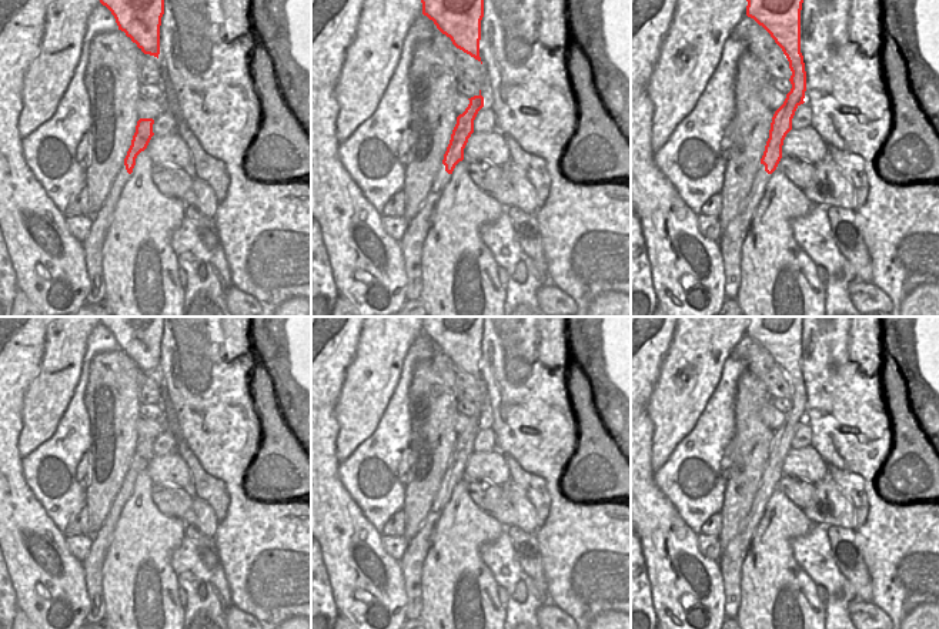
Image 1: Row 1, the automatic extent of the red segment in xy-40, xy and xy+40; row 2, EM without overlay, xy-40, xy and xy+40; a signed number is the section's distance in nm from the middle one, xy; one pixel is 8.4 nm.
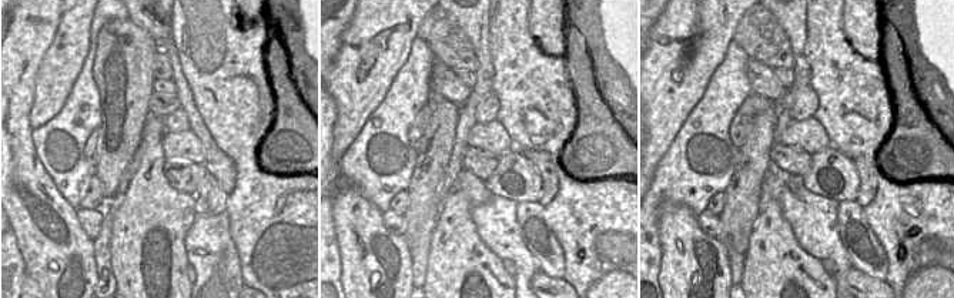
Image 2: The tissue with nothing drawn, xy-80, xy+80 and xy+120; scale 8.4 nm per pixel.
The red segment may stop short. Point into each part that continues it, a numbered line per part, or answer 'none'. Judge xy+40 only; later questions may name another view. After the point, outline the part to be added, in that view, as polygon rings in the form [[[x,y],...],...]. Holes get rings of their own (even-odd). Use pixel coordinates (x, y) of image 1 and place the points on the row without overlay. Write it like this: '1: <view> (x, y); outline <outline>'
1: xy+40 (731, 561); outline [[[759,484],[759,489],[753,498],[749,515],[741,523],[736,536],[731,541],[722,556],[718,559],[721,573],[724,576],[726,619],[735,619],[741,606],[742,562],[748,553],[752,536],[765,512],[771,495],[772,494],[765,491],[765,485]]]

